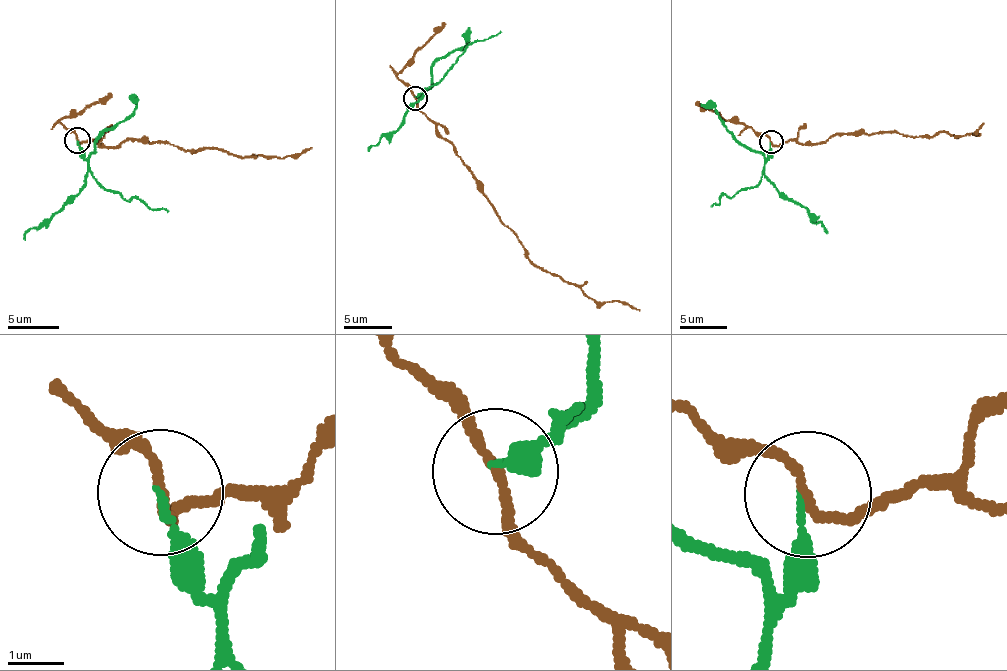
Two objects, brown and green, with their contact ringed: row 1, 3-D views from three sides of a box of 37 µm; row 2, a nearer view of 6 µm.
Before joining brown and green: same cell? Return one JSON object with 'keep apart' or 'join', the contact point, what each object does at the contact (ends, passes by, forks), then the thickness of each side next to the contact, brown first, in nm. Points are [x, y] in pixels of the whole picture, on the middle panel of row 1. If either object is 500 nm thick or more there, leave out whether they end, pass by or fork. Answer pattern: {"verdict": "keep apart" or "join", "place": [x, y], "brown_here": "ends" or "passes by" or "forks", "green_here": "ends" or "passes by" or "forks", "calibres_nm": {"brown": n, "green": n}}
{"verdict": "keep apart", "place": [415, 98], "brown_here": "passes by", "green_here": "ends", "calibres_nm": {"brown": 150, "green": 130}}

